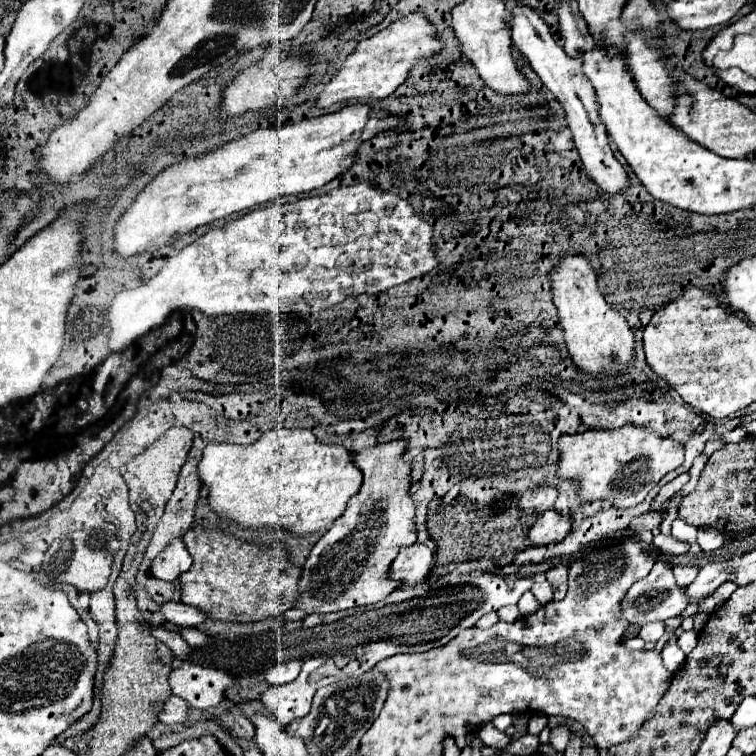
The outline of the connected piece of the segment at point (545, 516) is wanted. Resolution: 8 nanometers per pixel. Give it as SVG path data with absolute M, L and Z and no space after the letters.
M557 509L543 511L529 531L531 545L559 543L571 531L571 515L559 513Z

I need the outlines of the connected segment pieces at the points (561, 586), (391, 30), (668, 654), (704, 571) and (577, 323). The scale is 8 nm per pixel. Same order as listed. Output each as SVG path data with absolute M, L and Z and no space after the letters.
M557 563L545 573L545 577L551 581L551 587L555 591L555 599L565 597L565 591L567 591L567 569L569 569L567 563Z
M411 13L377 35L359 43L353 55L347 57L343 69L335 73L331 83L327 83L325 91L317 99L315 107L331 107L335 103L343 103L349 99L383 99L395 93L399 85L405 83L409 71L425 57L433 57L441 53L443 43L439 41L435 25L423 13Z
M681 627L677 628L675 633L673 633L673 637L665 643L665 647L663 647L663 651L661 651L663 663L665 663L665 667L667 667L671 673L675 673L675 671L683 665L683 661L685 661L685 655L683 655L683 651L681 651L679 645L677 645L677 639L679 639L681 633L683 633L683 629Z
M719 561L719 563L709 563L709 565L701 567L699 575L695 577L695 581L687 587L691 603L701 599L709 591L715 591L721 583L731 581L733 573L735 573L735 569L733 569L731 561Z
M563 251L559 263L549 273L549 283L553 303L559 311L559 321L565 329L569 355L573 357L575 365L589 375L597 375L603 371L625 371L625 363L635 357L633 331L629 329L625 317L611 309L603 299L597 287L595 269L591 267L589 259L577 251Z

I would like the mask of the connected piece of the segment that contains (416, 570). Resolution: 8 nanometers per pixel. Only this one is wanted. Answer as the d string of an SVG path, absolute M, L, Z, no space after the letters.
M423 543L403 547L391 565L389 577L401 581L401 587L421 583L433 567L433 553Z

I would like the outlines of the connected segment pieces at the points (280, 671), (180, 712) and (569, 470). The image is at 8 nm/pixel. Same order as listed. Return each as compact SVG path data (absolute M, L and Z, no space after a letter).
M283 661L283 663L277 663L275 667L271 667L265 675L267 683L269 685L285 685L285 683L291 683L301 671L301 661Z
M169 695L163 703L163 707L159 709L157 719L169 727L181 727L187 721L187 709L189 709L189 705L185 701L181 701L181 697Z
M623 425L621 429L587 429L575 435L565 435L559 439L559 471L561 479L573 479L579 483L579 499L593 501L603 499L619 509L639 505L647 493L665 477L669 471L677 469L685 461L685 445L673 439L661 437L653 429Z

